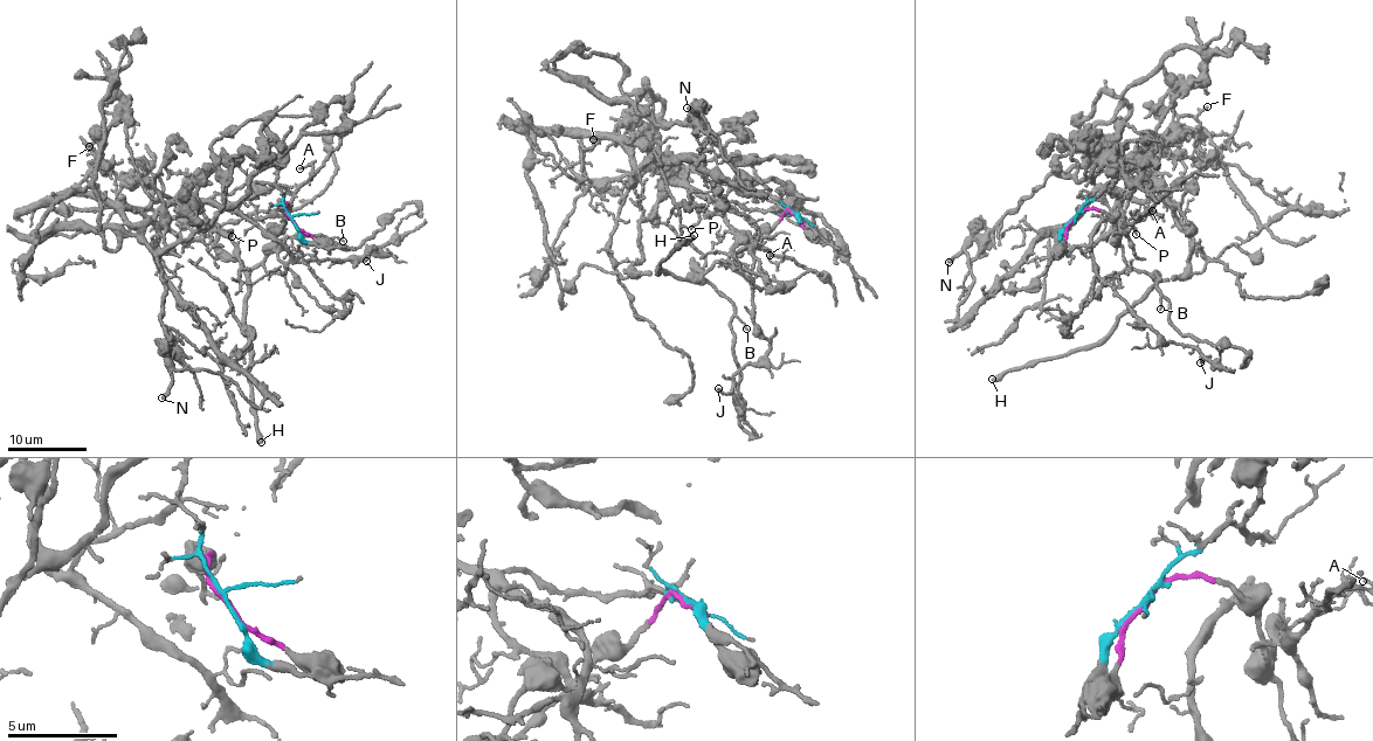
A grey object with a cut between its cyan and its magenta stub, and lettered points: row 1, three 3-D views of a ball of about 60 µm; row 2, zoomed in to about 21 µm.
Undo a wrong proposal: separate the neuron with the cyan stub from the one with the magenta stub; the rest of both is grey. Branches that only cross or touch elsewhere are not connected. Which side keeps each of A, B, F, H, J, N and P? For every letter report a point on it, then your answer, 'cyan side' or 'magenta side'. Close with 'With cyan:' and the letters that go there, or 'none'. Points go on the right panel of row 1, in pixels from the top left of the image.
A: place (1152, 210); cyan side
B: place (1160, 309); magenta side
F: place (1207, 106); cyan side
H: place (992, 379); magenta side
J: place (1200, 362); cyan side
N: place (949, 262); cyan side
P: place (1136, 234); cyan side
With cyan: A, F, J, N, P

